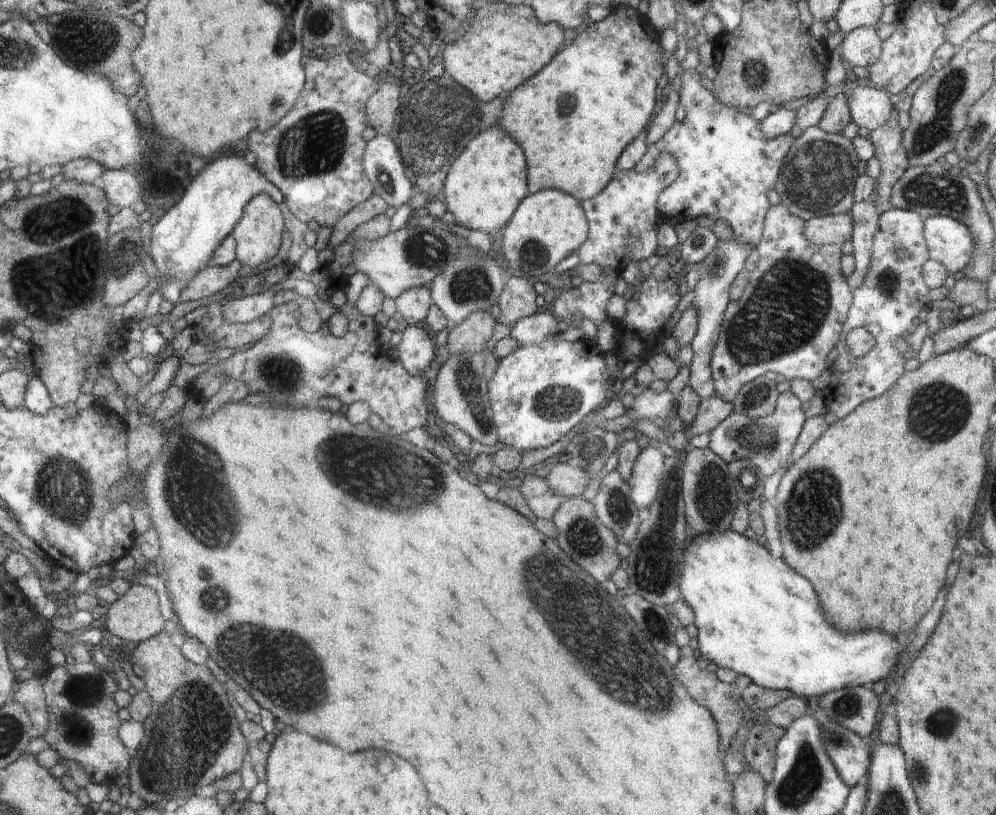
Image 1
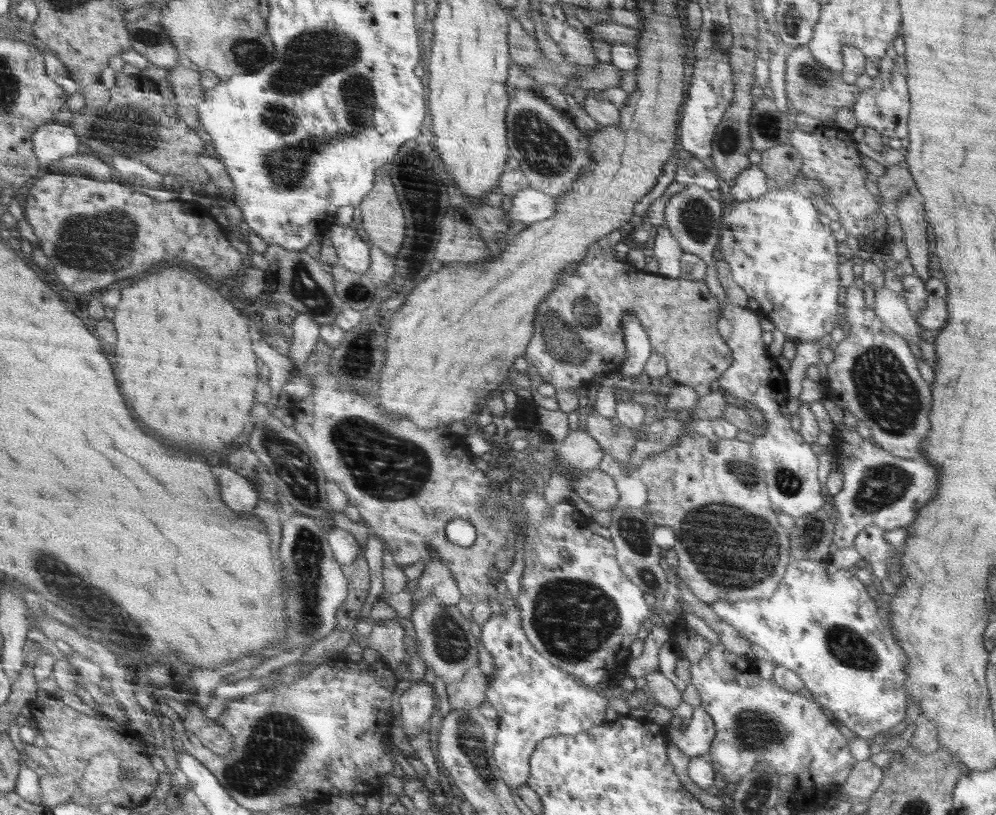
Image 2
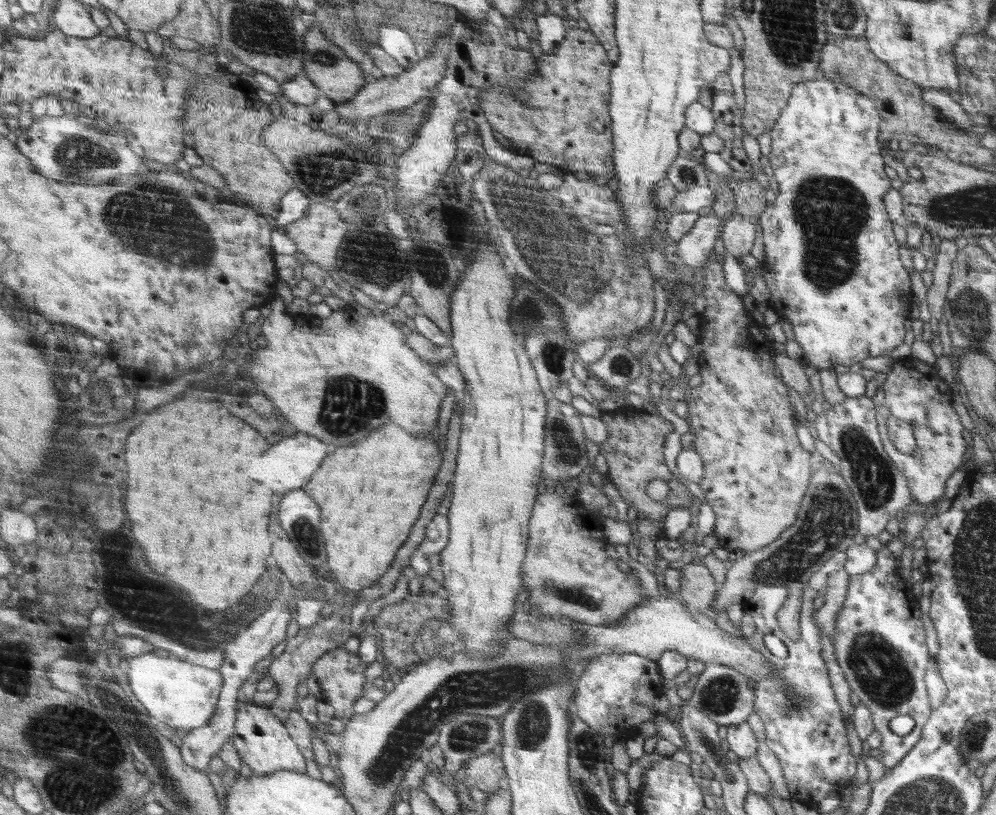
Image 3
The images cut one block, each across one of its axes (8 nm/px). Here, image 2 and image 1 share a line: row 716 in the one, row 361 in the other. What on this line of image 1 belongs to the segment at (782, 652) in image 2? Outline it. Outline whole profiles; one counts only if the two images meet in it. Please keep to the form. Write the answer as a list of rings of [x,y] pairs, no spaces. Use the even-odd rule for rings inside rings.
[[[893,208],[885,211],[879,216],[877,229],[873,238],[873,255],[870,261],[863,285],[853,292],[853,303],[850,314],[847,316],[846,323],[843,324],[842,336],[837,344],[838,357],[829,368],[832,370],[830,384],[823,390],[825,408],[828,412],[834,414],[838,419],[845,417],[854,411],[860,403],[876,399],[884,395],[888,390],[895,386],[900,380],[902,374],[908,372],[908,364],[904,362],[910,358],[911,354],[901,354],[894,347],[898,338],[902,337],[908,328],[912,328],[912,324],[919,323],[924,319],[925,312],[929,309],[931,300],[928,298],[929,288],[924,284],[922,265],[928,260],[932,260],[931,249],[928,248],[927,237],[924,236],[924,223],[927,222],[920,213],[908,210]],[[898,248],[906,248],[910,251],[910,258],[898,260],[896,258],[896,250]],[[864,327],[876,340],[876,345],[870,352],[862,357],[854,358],[849,353],[846,345],[846,335],[854,328]]]

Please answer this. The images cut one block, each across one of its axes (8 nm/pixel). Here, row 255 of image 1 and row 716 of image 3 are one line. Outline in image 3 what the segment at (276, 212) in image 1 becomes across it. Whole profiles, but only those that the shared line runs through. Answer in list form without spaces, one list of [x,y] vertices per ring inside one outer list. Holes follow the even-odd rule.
[[[252,700],[249,703],[242,703],[238,711],[237,729],[233,739],[241,760],[246,762],[253,774],[269,775],[281,770],[306,772],[304,756],[297,745],[290,740],[284,722],[276,718],[266,705],[254,705]]]

